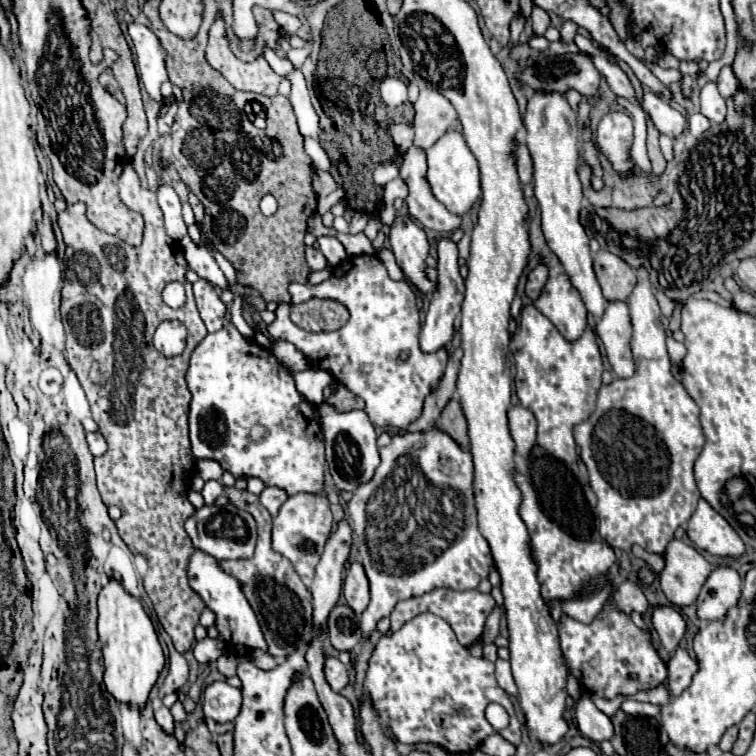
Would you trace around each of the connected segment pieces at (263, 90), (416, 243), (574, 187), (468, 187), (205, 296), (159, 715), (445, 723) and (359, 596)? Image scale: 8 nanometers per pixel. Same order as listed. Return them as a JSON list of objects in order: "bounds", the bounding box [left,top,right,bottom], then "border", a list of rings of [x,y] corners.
[{"bounds":[206,18,278,96],"border":[[[218,18],[208,32],[206,60],[210,62],[210,66],[216,68],[236,90],[276,96],[278,94],[278,74],[270,68],[270,64],[264,58],[258,58],[254,62],[238,60],[230,52],[230,46],[224,34],[226,34],[224,22],[222,18]]]},{"bounds":[390,216,436,296],"border":[[[398,216],[394,226],[390,228],[390,248],[406,280],[414,284],[416,290],[424,296],[432,296],[432,292],[436,290],[436,282],[428,280],[426,276],[428,240],[422,226],[418,226],[408,216]]]},{"bounds":[526,92,608,318],"border":[[[532,92],[528,98],[526,114],[526,146],[534,162],[534,194],[542,210],[542,230],[550,250],[560,258],[564,272],[570,276],[574,288],[582,294],[586,310],[594,318],[602,318],[608,302],[604,300],[600,286],[592,270],[592,254],[588,248],[590,238],[586,236],[578,214],[582,202],[582,186],[578,178],[578,118],[560,92]]]},{"bounds":[426,130,480,214],"border":[[[448,130],[432,148],[426,152],[428,158],[428,184],[432,186],[434,196],[452,212],[452,214],[466,214],[474,202],[480,198],[480,172],[478,162],[466,146],[466,140],[460,132]]]},{"bounds":[194,280,226,332],"border":[[[198,280],[194,282],[194,298],[196,298],[196,306],[200,312],[200,318],[204,320],[204,326],[208,332],[218,332],[224,324],[224,314],[226,314],[226,306],[220,300],[216,288],[208,282],[208,280]]]},{"bounds":[156,706,174,734],"border":[[[162,706],[160,710],[156,710],[156,722],[158,722],[166,732],[172,734],[172,730],[174,730],[174,718],[172,718],[172,714],[170,714],[170,710],[168,710],[166,706]]]},{"bounds":[364,614,520,754],"border":[[[420,614],[406,622],[398,632],[394,632],[390,638],[382,636],[368,660],[368,672],[364,678],[364,692],[376,708],[376,714],[380,720],[388,724],[394,738],[402,744],[438,744],[448,754],[468,754],[474,752],[482,740],[490,734],[494,734],[494,728],[484,718],[484,708],[490,702],[498,702],[508,710],[510,724],[500,732],[512,746],[520,744],[520,724],[516,720],[513,703],[510,696],[498,686],[494,676],[494,664],[486,658],[474,658],[468,648],[460,646],[456,640],[456,634],[452,632],[450,624],[440,620],[440,616],[432,614]]]},{"bounds":[344,562,370,616],"border":[[[360,562],[352,564],[346,572],[346,580],[344,580],[344,596],[348,606],[360,616],[364,612],[364,608],[370,602],[370,594],[368,594],[368,578],[364,574],[364,568]]]}]

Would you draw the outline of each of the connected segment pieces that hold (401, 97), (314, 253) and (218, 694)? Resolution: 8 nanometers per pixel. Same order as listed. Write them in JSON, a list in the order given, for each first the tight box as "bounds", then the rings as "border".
[{"bounds":[380,78,408,108],"border":[[[384,78],[380,84],[380,94],[386,106],[396,108],[408,100],[408,88],[398,78]]]},{"bounds":[305,248,328,270],"border":[[[314,248],[305,249],[305,258],[306,262],[308,262],[308,266],[310,266],[312,270],[324,270],[324,268],[328,266],[326,258],[324,258],[318,250],[314,250]]]},{"bounds":[204,682,242,722],"border":[[[214,682],[204,690],[204,716],[216,722],[232,722],[242,706],[242,692],[226,682]]]}]

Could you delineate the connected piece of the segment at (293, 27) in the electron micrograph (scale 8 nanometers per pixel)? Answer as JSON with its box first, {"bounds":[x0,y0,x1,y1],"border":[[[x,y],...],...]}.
{"bounds":[274,12,302,34],"border":[[[274,12],[274,18],[276,18],[276,22],[282,26],[282,30],[286,34],[296,34],[298,28],[302,26],[298,16],[290,16],[290,14],[284,14],[284,12]]]}

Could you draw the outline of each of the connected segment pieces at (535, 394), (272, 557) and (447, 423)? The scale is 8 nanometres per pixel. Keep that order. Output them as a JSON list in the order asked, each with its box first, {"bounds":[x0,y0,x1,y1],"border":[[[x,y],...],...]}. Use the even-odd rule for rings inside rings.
[{"bounds":[510,304,602,466],"border":[[[534,304],[524,306],[518,332],[510,340],[510,352],[516,360],[516,396],[538,422],[538,444],[554,458],[574,466],[578,460],[572,428],[586,420],[596,406],[596,392],[602,384],[602,358],[596,334],[586,328],[580,340],[566,340],[556,326]]]},{"bounds":[220,486,312,658],"border":[[[224,486],[224,494],[228,496],[230,504],[234,504],[240,510],[246,510],[254,516],[258,526],[258,540],[256,540],[256,552],[248,560],[220,560],[220,568],[234,576],[242,592],[252,606],[260,628],[264,632],[264,638],[268,642],[268,654],[274,658],[286,658],[296,652],[300,642],[306,642],[310,638],[310,624],[312,624],[312,594],[304,586],[302,578],[294,572],[288,558],[274,552],[270,546],[270,530],[272,530],[272,518],[268,510],[260,504],[258,496],[248,490],[238,490],[236,486]]]},{"bounds":[440,398,470,448],"border":[[[452,398],[442,414],[440,414],[440,428],[444,432],[448,432],[460,446],[468,448],[470,446],[470,440],[468,440],[468,424],[466,424],[466,418],[464,418],[464,412],[462,412],[462,406],[456,398]]]}]

